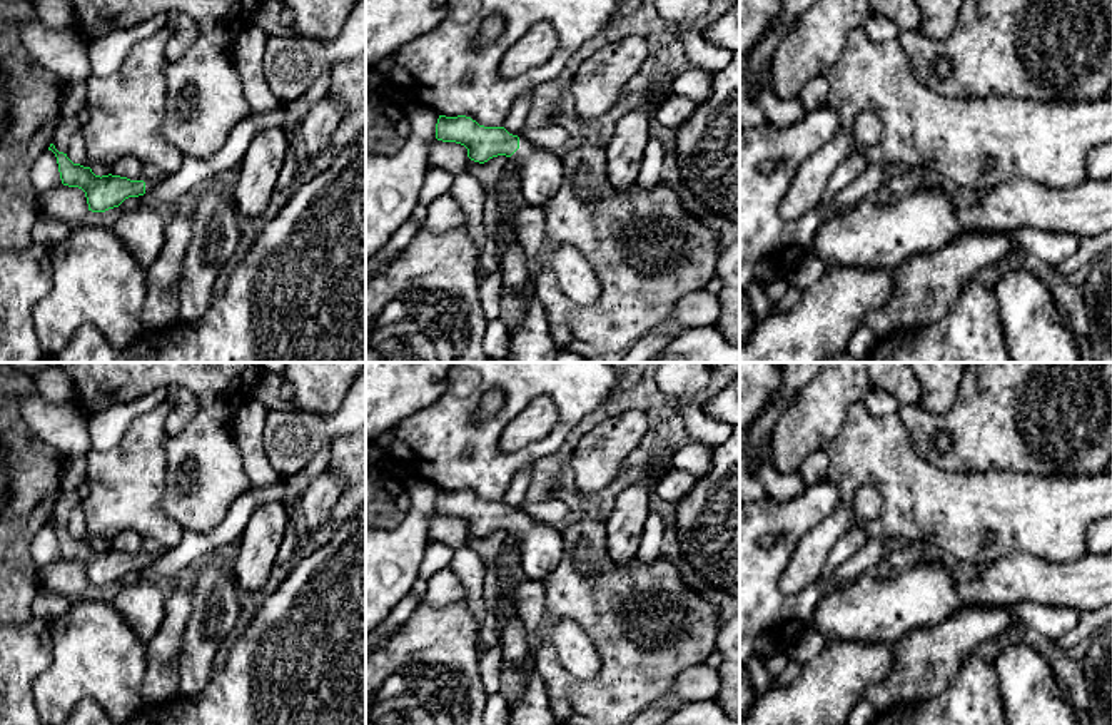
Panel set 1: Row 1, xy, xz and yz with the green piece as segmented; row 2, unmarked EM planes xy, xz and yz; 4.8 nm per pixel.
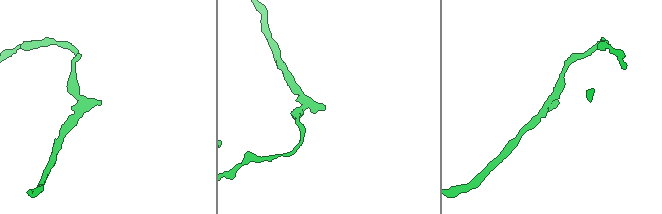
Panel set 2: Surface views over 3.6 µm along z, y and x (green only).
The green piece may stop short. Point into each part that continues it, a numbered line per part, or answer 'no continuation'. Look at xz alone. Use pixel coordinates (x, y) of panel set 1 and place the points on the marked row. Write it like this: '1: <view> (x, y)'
1: xz (541, 171)

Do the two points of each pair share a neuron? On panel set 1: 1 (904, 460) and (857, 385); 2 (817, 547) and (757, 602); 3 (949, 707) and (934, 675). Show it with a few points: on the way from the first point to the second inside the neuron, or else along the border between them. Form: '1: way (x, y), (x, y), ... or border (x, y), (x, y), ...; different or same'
1: border (862, 401), (855, 401), (850, 406), (839, 433); different
2: border (797, 545), (778, 583), (783, 593); different
3: border (964, 660), (957, 677), (942, 692), (904, 704); different

